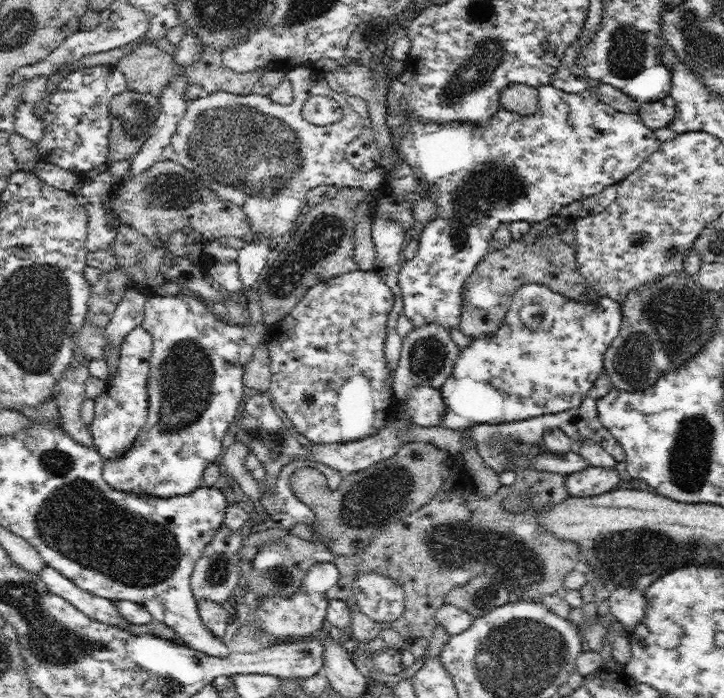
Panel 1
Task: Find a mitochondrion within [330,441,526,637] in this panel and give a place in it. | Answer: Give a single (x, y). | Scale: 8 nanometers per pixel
(365, 505)

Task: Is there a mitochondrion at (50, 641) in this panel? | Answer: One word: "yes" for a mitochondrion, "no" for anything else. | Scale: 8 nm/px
yes

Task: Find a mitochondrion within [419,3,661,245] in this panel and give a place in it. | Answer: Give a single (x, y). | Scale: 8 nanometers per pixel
(475, 72)

